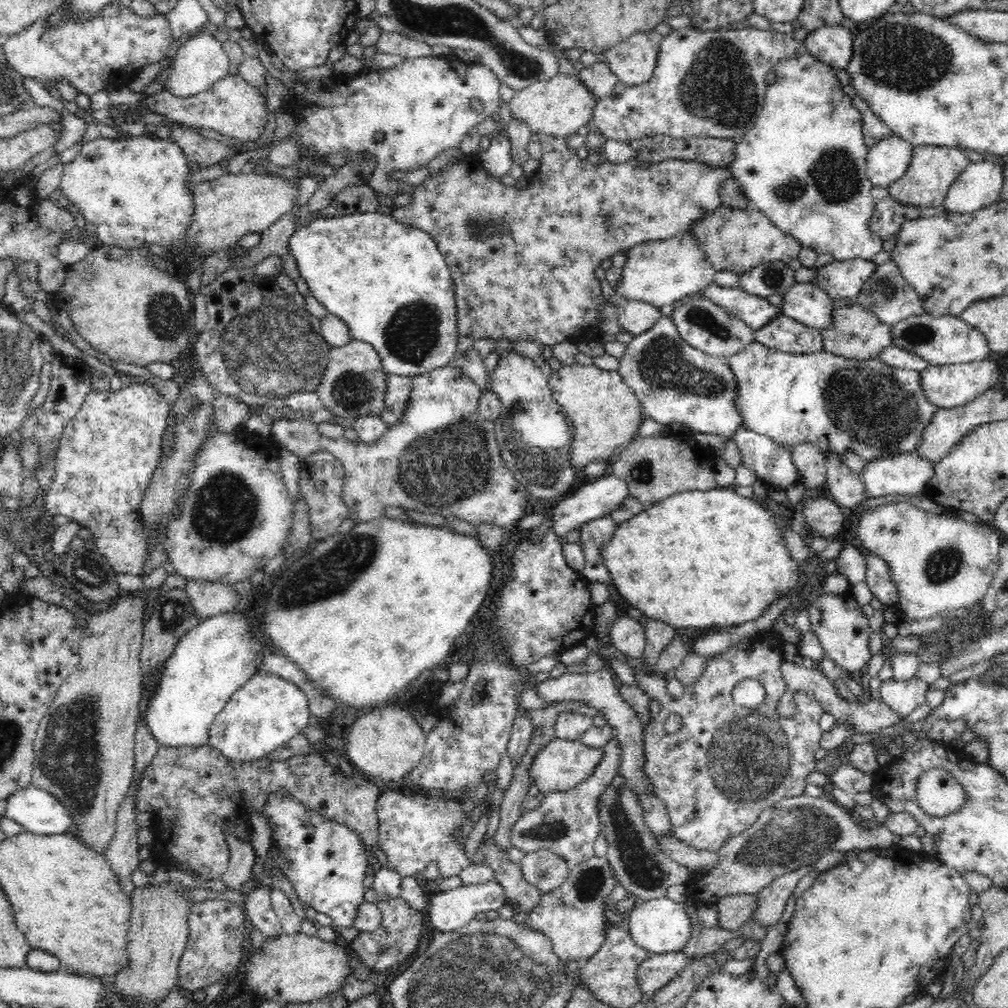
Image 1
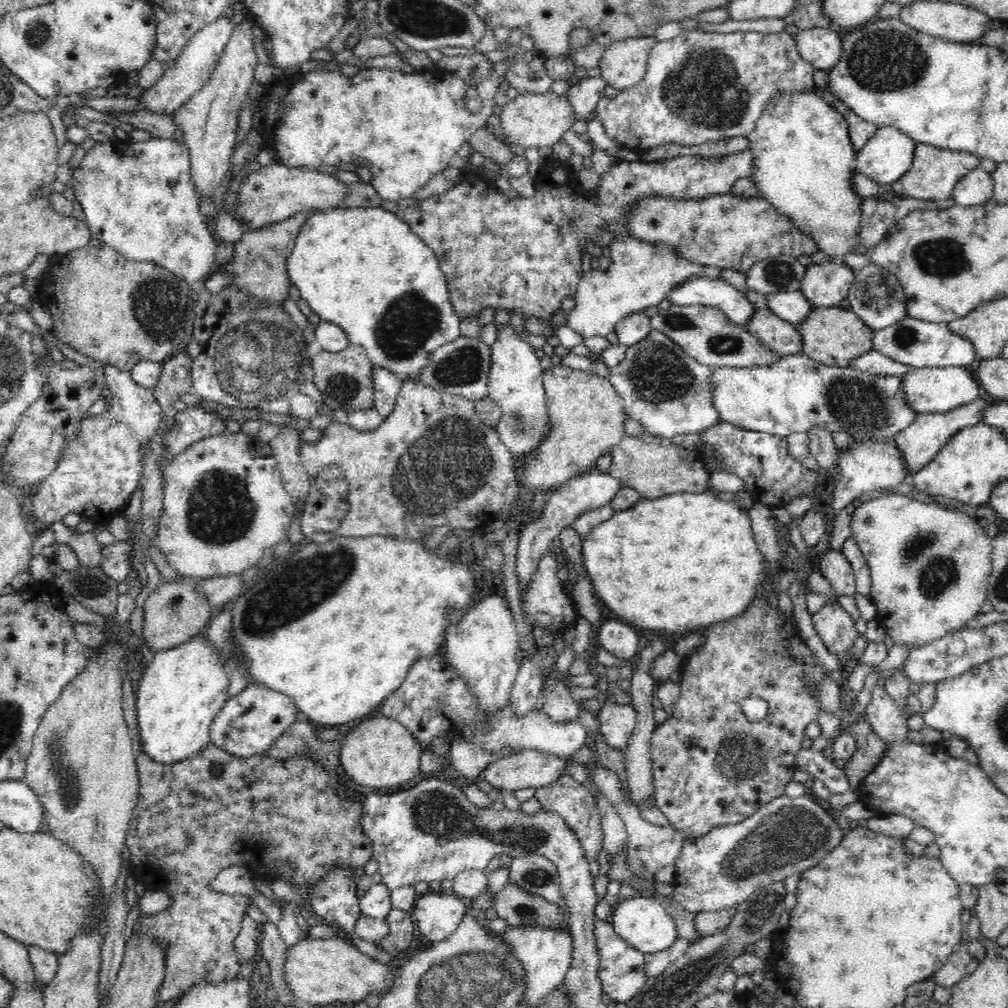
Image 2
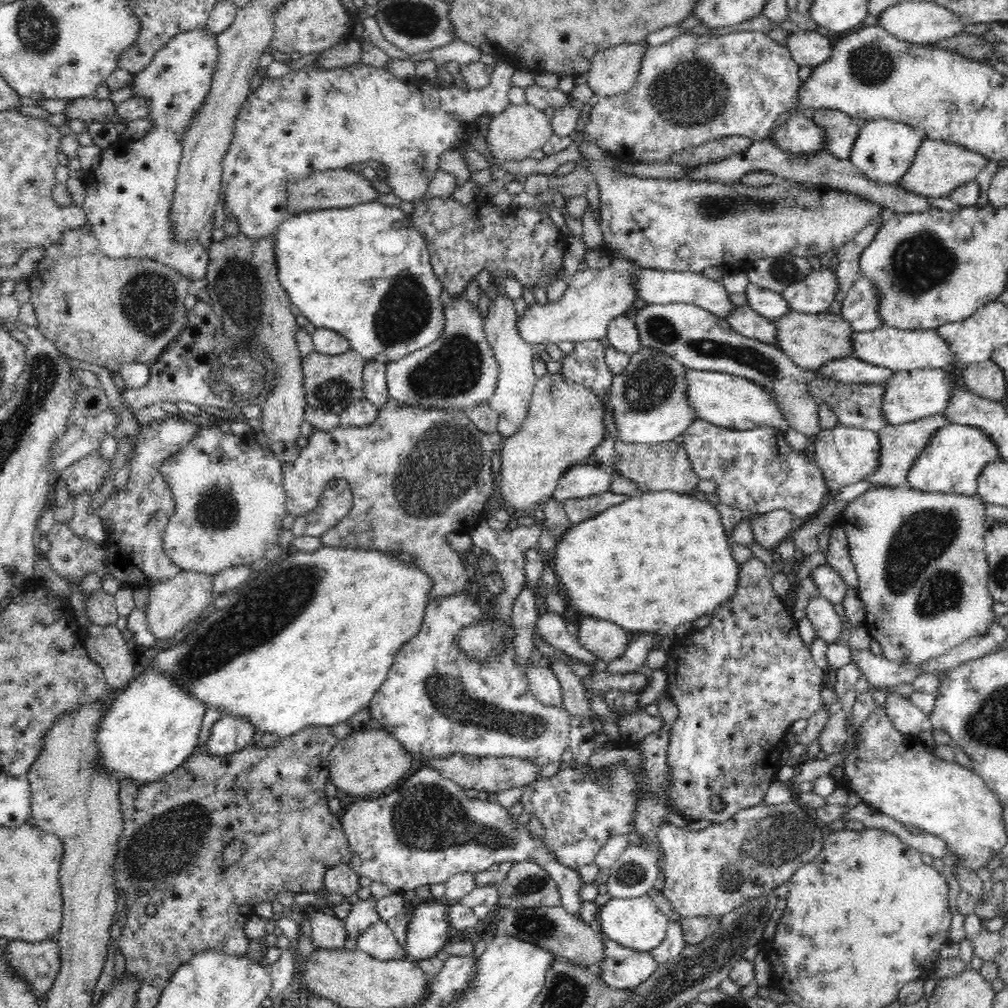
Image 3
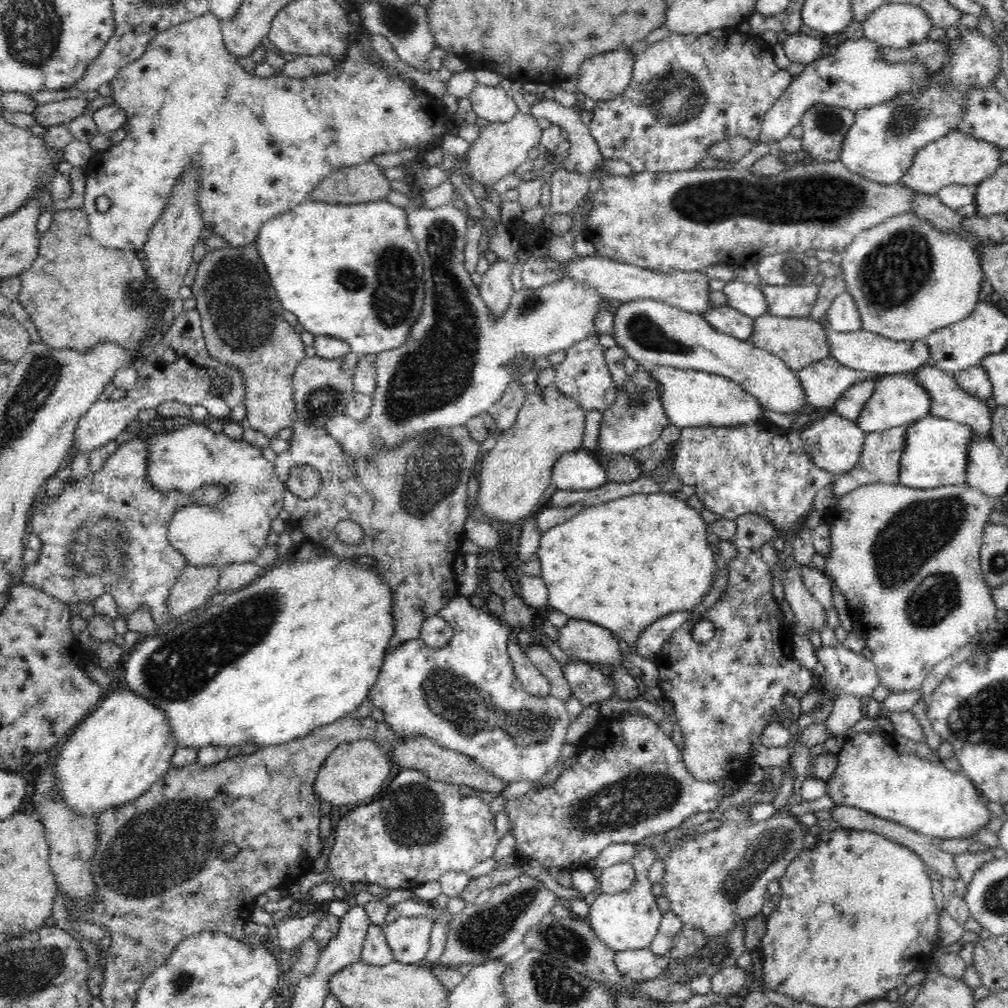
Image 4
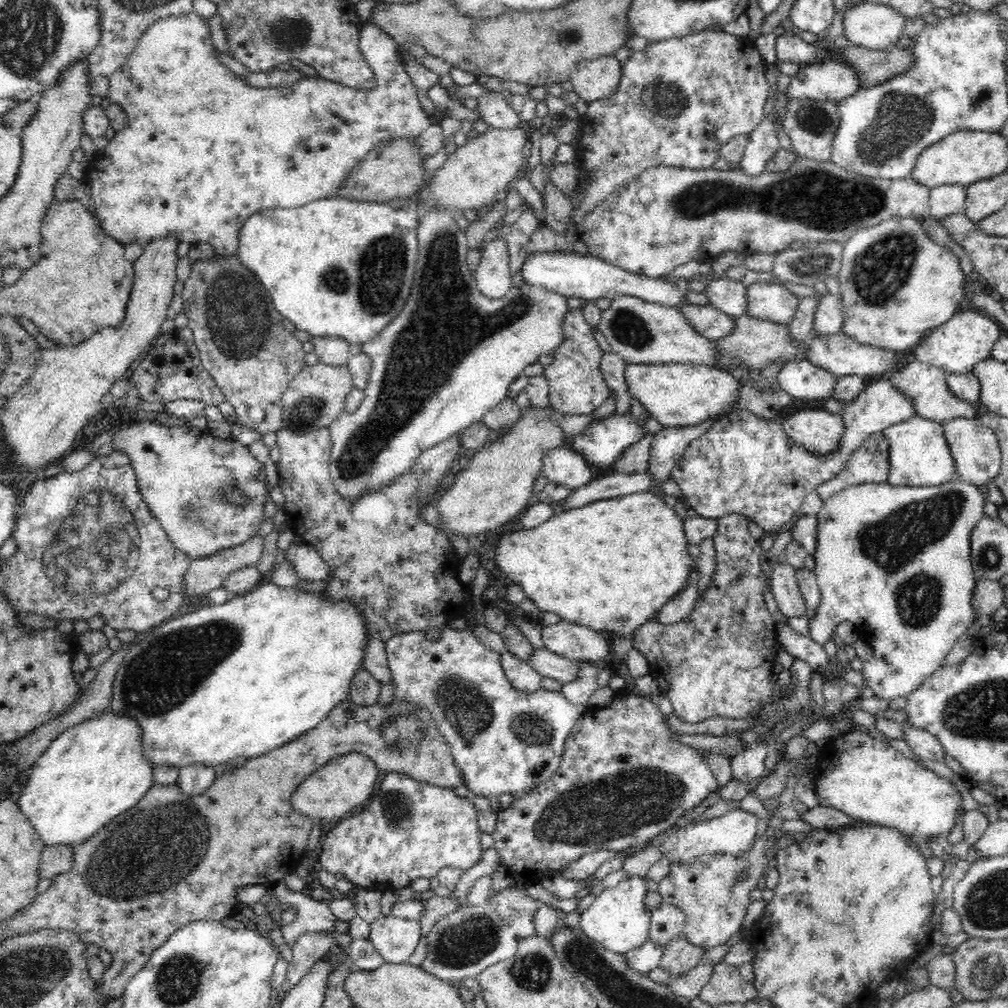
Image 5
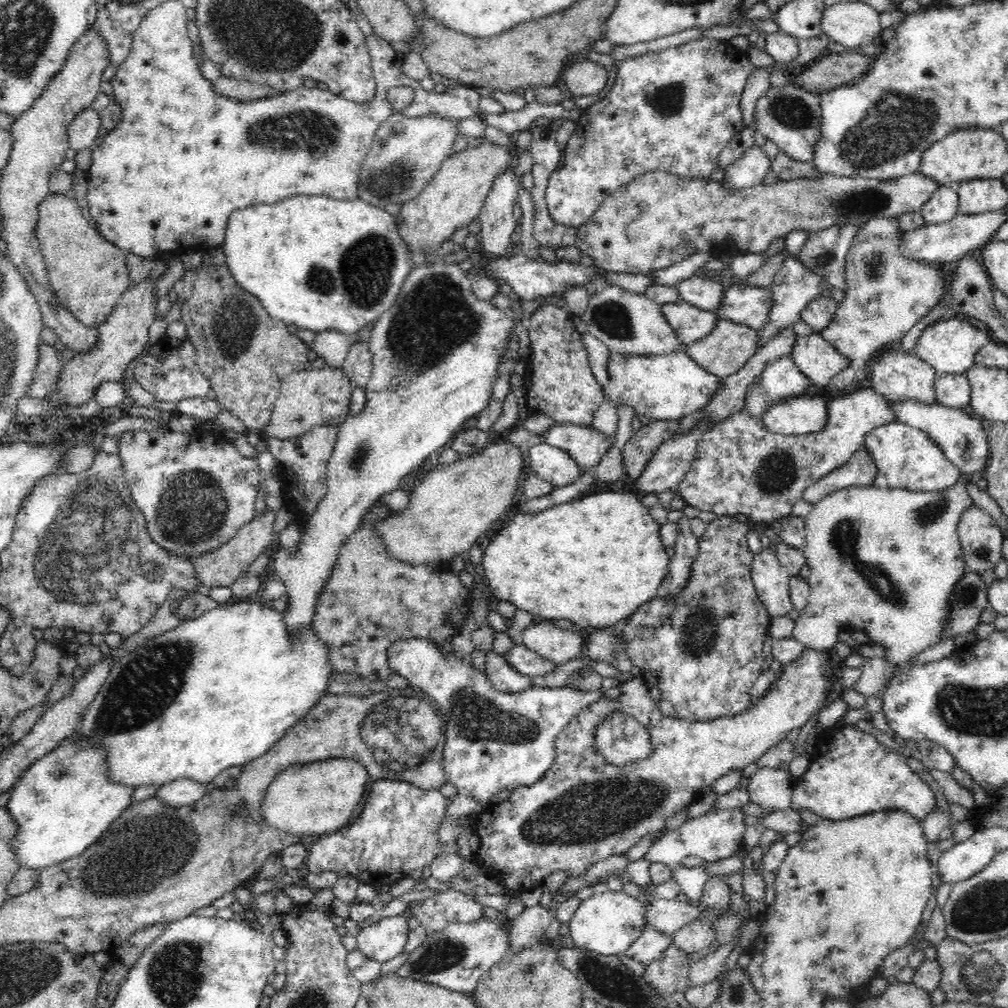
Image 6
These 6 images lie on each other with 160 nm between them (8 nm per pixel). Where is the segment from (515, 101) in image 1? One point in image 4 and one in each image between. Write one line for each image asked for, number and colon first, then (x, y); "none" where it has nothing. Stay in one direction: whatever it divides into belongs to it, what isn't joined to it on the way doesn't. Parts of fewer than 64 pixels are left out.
2: (533, 120)
3: (513, 135)
4: (502, 149)

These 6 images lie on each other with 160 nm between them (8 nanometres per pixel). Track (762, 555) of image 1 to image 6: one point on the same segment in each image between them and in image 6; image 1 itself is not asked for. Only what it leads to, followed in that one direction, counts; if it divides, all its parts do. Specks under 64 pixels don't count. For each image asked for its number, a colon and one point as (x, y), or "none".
2: (684, 561)
3: (657, 560)
4: (621, 564)
5: (609, 565)
6: (594, 560)

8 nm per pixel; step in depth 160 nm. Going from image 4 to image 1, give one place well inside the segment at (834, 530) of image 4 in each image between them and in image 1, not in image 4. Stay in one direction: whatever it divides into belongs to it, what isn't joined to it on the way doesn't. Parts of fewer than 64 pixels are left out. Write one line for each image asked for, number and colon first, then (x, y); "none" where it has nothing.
1: (939, 564)
2: (930, 565)
3: (922, 569)

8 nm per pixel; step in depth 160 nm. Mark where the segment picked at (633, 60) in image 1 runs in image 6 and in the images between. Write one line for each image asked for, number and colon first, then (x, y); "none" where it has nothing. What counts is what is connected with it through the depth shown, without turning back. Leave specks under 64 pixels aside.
2: (623, 65)
3: (613, 71)
4: (605, 76)
5: (595, 79)
6: (583, 78)

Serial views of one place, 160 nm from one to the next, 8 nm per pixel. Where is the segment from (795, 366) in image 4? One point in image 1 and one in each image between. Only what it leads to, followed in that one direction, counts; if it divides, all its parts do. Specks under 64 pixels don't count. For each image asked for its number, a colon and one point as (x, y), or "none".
1: (855, 332)
2: (834, 336)
3: (810, 340)

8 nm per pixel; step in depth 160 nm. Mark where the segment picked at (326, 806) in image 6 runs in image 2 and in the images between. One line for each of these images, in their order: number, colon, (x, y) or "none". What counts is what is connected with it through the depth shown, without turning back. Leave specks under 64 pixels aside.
2: (379, 752)
3: (371, 759)
4: (353, 773)
5: (336, 790)

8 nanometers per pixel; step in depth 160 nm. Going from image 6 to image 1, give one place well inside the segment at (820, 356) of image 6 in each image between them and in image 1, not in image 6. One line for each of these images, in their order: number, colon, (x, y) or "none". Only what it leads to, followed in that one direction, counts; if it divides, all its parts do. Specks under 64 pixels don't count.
1: (939, 340)
2: (917, 343)
3: (898, 350)
4: (860, 350)
5: (838, 354)

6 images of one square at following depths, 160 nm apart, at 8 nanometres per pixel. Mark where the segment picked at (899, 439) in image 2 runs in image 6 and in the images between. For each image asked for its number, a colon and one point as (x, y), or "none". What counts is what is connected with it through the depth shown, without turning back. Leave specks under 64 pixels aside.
3: (899, 445)
4: (879, 462)
5: (870, 463)
6: (860, 470)

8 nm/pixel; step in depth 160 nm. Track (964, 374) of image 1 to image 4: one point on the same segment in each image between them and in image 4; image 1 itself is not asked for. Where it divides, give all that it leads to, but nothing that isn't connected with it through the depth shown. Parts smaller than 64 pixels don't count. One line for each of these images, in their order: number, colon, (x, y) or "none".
2: (927, 390)
3: (911, 395)
4: (899, 399)

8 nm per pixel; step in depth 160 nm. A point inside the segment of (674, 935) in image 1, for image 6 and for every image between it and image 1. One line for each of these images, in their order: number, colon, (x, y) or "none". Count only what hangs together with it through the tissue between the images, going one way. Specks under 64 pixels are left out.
2: (642, 922)
3: (637, 923)
4: (629, 920)
5: (617, 919)
6: (607, 923)

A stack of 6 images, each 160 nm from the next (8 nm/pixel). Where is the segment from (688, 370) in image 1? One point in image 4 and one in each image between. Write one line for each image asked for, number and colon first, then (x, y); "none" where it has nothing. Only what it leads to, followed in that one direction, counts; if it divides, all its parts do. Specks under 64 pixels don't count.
2: (666, 390)
3: (649, 402)
4: (635, 419)

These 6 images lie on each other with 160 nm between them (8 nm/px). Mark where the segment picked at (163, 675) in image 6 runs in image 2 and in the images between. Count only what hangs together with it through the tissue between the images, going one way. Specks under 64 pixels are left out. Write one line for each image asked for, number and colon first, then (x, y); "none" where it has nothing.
2: (336, 628)
3: (308, 640)
4: (300, 648)
5: (239, 679)

